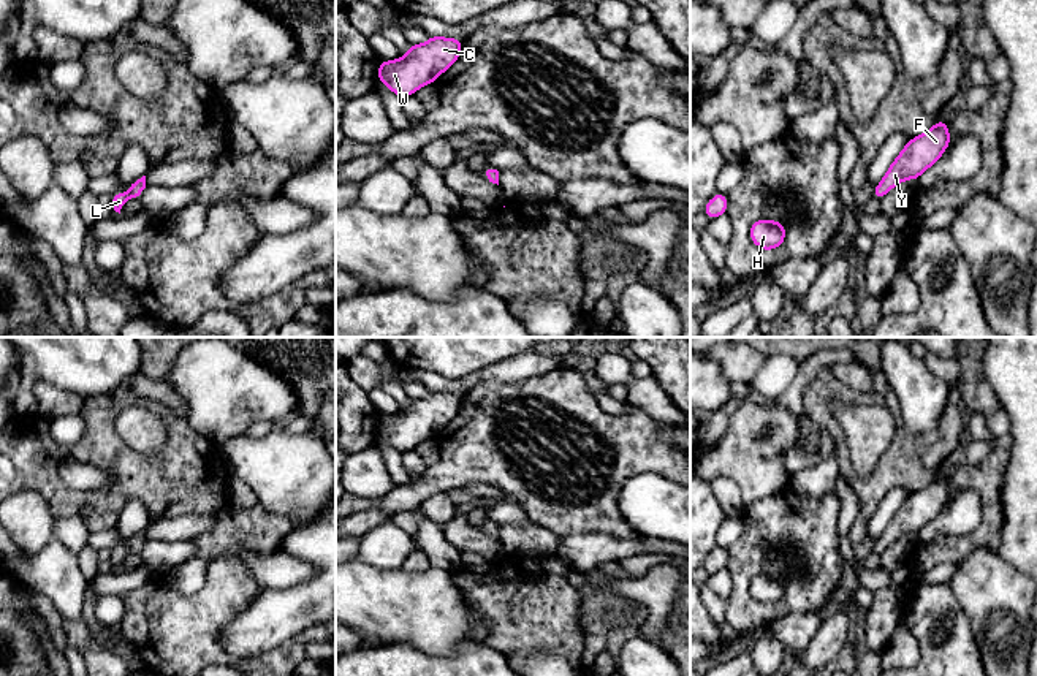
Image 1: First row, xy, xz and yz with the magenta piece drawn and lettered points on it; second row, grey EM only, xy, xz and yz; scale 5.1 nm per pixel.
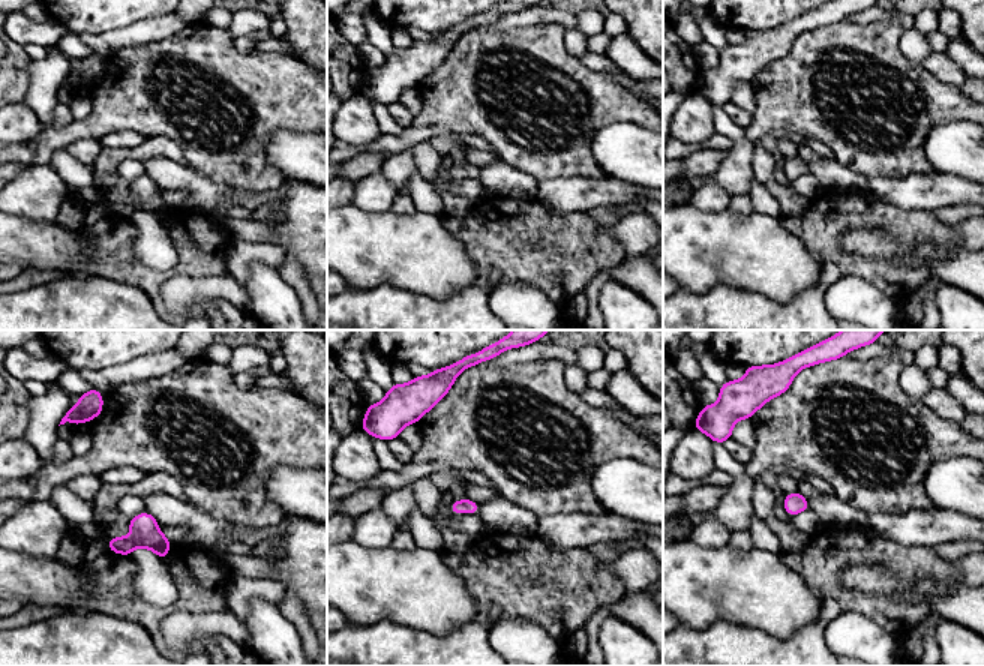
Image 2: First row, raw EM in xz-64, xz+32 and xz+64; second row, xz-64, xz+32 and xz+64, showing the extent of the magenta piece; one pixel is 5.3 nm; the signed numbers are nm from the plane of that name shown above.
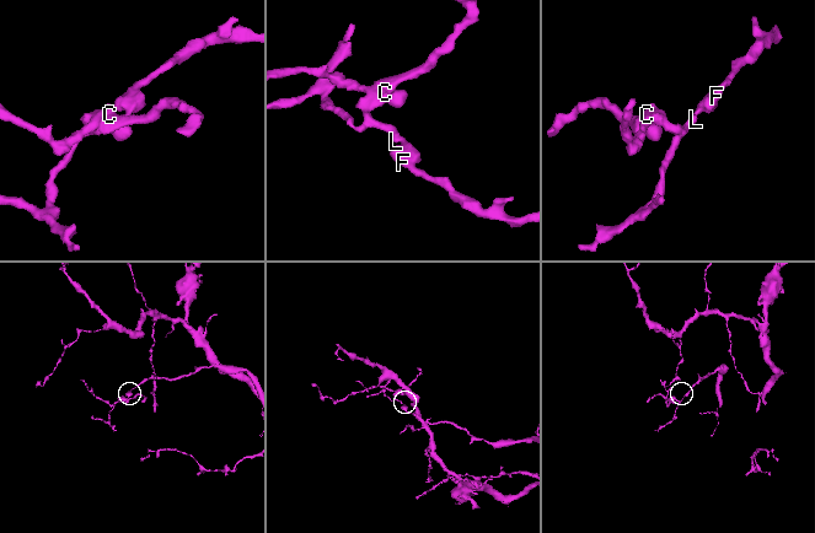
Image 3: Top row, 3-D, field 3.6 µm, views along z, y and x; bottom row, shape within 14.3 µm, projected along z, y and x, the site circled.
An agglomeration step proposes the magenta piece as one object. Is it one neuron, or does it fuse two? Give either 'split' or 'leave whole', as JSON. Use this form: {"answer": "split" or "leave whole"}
{"answer": "leave whole"}

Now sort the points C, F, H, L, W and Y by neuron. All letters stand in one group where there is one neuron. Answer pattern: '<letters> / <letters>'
C F H L W Y

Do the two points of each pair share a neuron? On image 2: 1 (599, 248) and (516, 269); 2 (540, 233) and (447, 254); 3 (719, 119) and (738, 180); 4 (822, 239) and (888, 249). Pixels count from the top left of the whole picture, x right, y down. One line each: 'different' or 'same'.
1: same
2: different
3: same
4: different

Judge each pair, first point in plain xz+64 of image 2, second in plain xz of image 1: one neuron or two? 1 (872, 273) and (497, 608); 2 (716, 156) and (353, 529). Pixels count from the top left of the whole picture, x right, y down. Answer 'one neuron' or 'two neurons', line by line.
1: one neuron
2: one neuron

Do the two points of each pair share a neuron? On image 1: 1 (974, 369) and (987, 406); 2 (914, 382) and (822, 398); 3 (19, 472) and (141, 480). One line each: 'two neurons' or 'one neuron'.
1: one neuron
2: two neurons
3: one neuron

